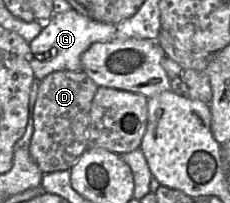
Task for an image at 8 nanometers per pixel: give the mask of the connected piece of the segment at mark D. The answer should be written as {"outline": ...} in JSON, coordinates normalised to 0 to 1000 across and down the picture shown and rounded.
{"outline":[[[235,350],[174,399],[143,532],[148,645],[126,744],[191,857],[304,837],[374,744],[374,631],[422,429],[361,350]]]}

